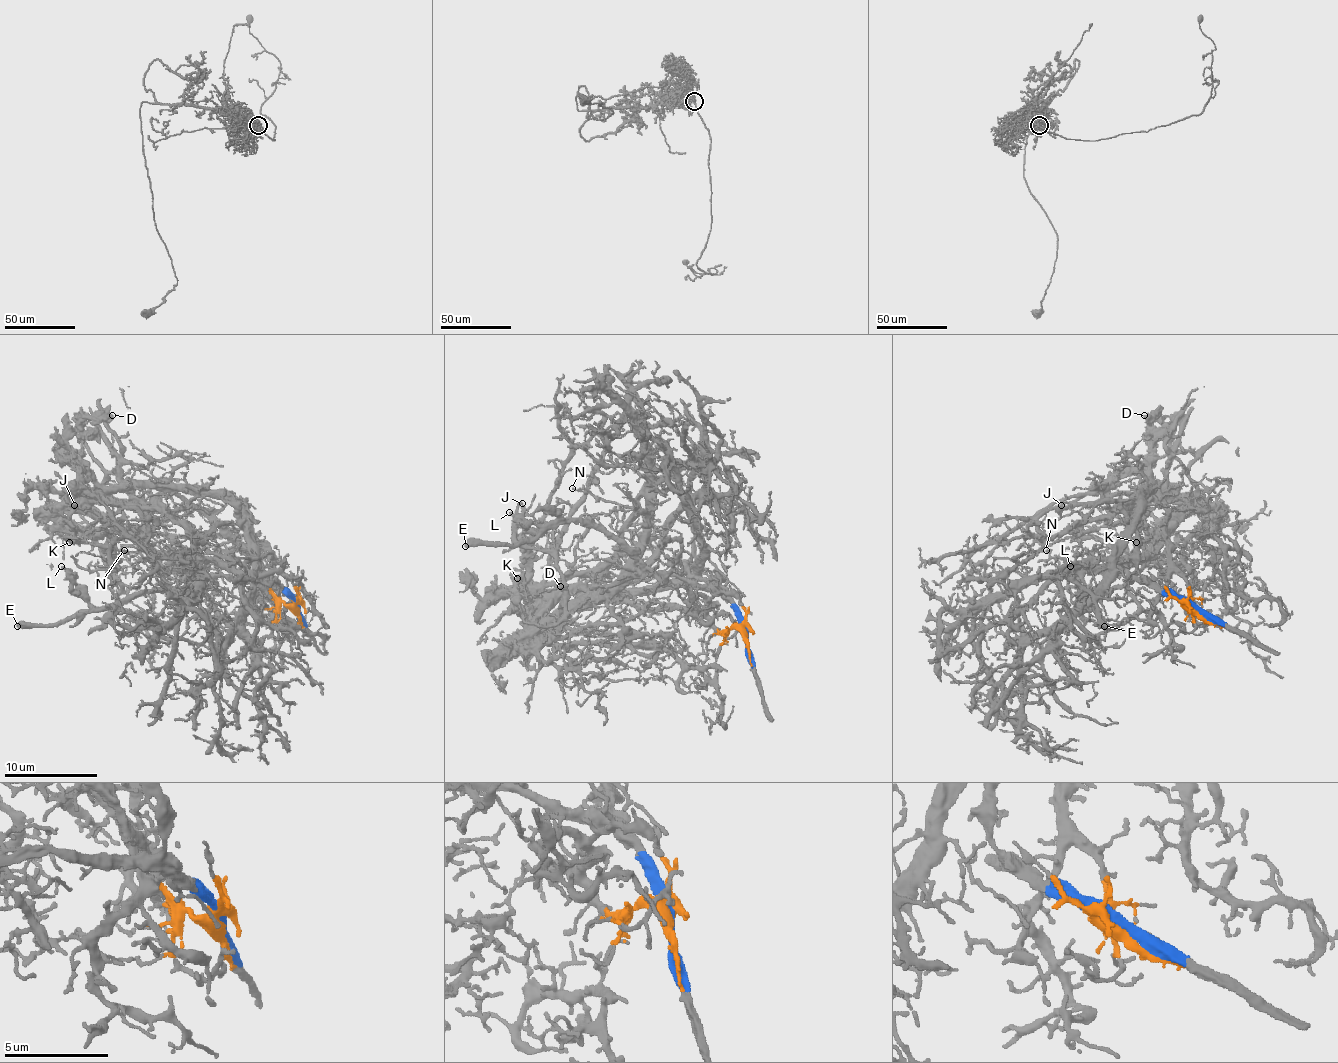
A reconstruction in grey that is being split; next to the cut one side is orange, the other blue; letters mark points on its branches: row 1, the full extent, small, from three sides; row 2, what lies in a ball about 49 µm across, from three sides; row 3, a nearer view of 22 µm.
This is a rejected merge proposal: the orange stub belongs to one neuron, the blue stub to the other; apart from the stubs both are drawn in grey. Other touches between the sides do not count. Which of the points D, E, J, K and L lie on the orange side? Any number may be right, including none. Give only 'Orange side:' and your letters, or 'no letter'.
Orange side: D, J, K

